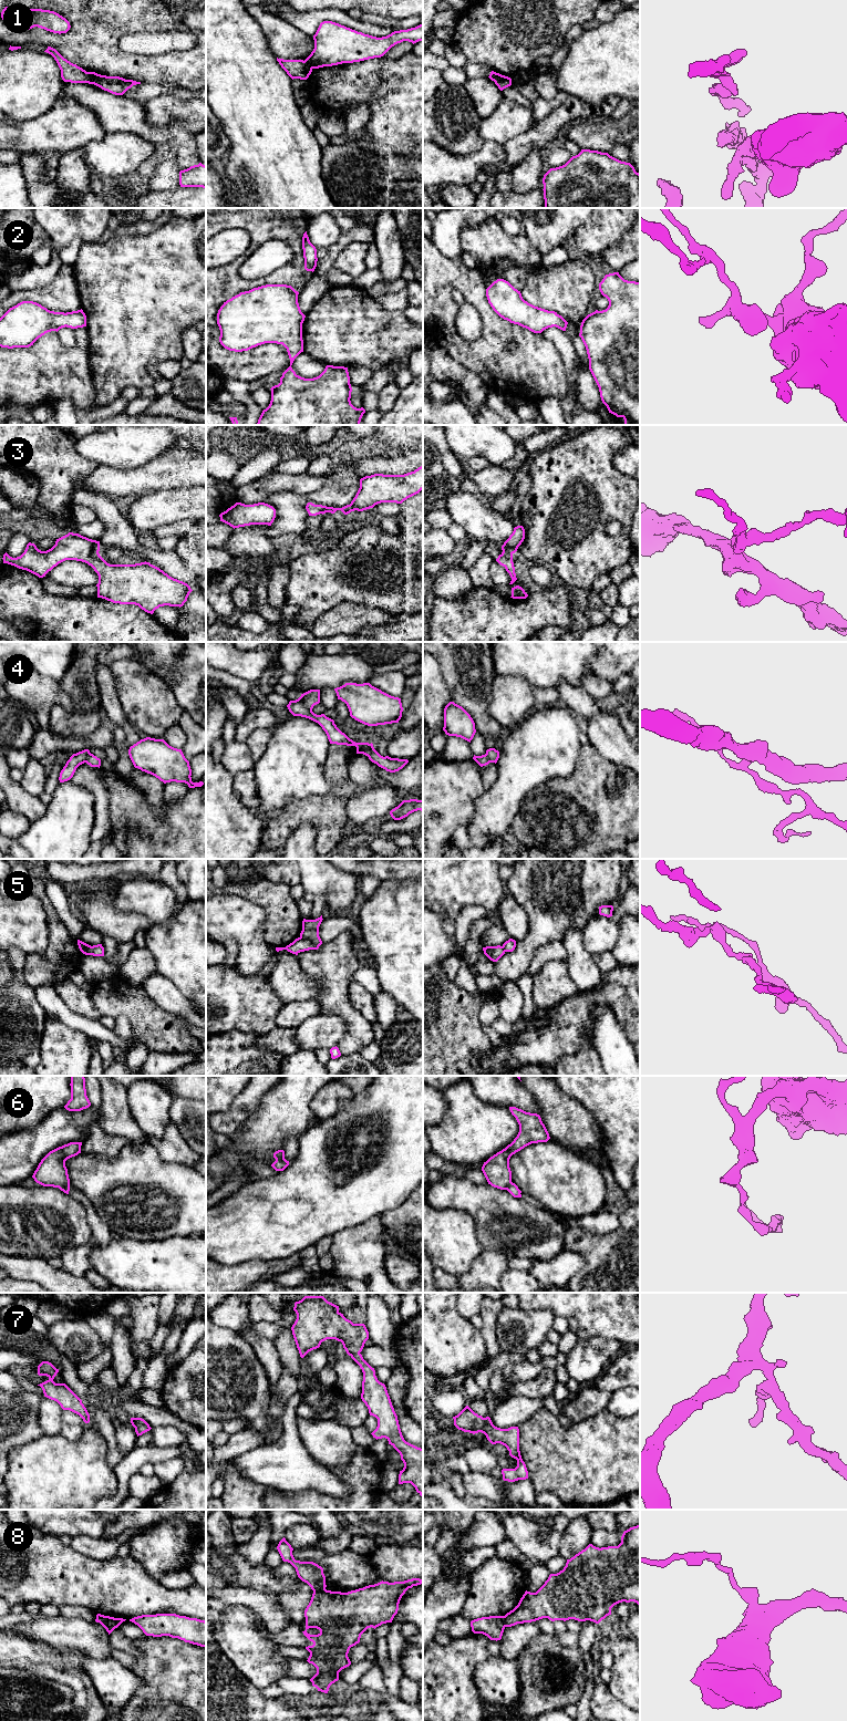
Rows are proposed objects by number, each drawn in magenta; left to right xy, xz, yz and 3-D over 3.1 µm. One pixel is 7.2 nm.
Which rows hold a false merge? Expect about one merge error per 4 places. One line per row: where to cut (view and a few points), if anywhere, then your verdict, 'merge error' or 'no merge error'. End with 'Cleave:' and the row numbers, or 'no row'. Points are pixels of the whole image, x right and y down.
1: cut xy (88, 72), (88, 78), (92, 83); merge error
2: cut none; no merge error
3: cut none; no merge error
4: cut xz (299, 697), (311, 709); merge error
5: cut xz (300, 936), (319, 945); merge error
6: cut xz (285, 1159), (276, 1160); merge error
7: cut none; no merge error
8: cut xy (97, 1616), (114, 1628); merge error
Cleave: 1, 4, 5, 6, 8

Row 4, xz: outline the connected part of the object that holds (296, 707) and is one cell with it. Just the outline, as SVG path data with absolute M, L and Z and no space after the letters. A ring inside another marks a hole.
M300 697L296 701L290 701L287 707L293 716L306 717L318 723L326 732L330 744L355 746L357 754L363 754L368 756L372 763L376 764L379 767L385 769L386 771L390 773L399 771L409 763L407 759L399 759L399 758L391 758L389 756L385 757L381 756L374 749L372 743L369 744L369 743L353 742L337 727L333 719L327 717L324 714L321 715L314 714L312 709L308 708L302 703Z

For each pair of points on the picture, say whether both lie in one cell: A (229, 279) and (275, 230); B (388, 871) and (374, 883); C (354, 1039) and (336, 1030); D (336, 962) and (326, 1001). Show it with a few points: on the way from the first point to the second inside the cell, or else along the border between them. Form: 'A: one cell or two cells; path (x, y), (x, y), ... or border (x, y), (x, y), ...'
A: one cell; path (235, 266), (261, 237)
B: two cells; border (361, 877), (374, 875), (381, 882)
C: two cells; border (329, 1013), (345, 1025), (336, 1045)
D: one cell; path (336, 972), (336, 991)

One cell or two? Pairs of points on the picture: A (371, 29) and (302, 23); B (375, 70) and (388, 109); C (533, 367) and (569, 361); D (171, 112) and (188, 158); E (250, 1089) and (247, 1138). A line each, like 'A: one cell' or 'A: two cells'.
A: one cell
B: one cell
C: two cells
D: two cells
E: two cells

